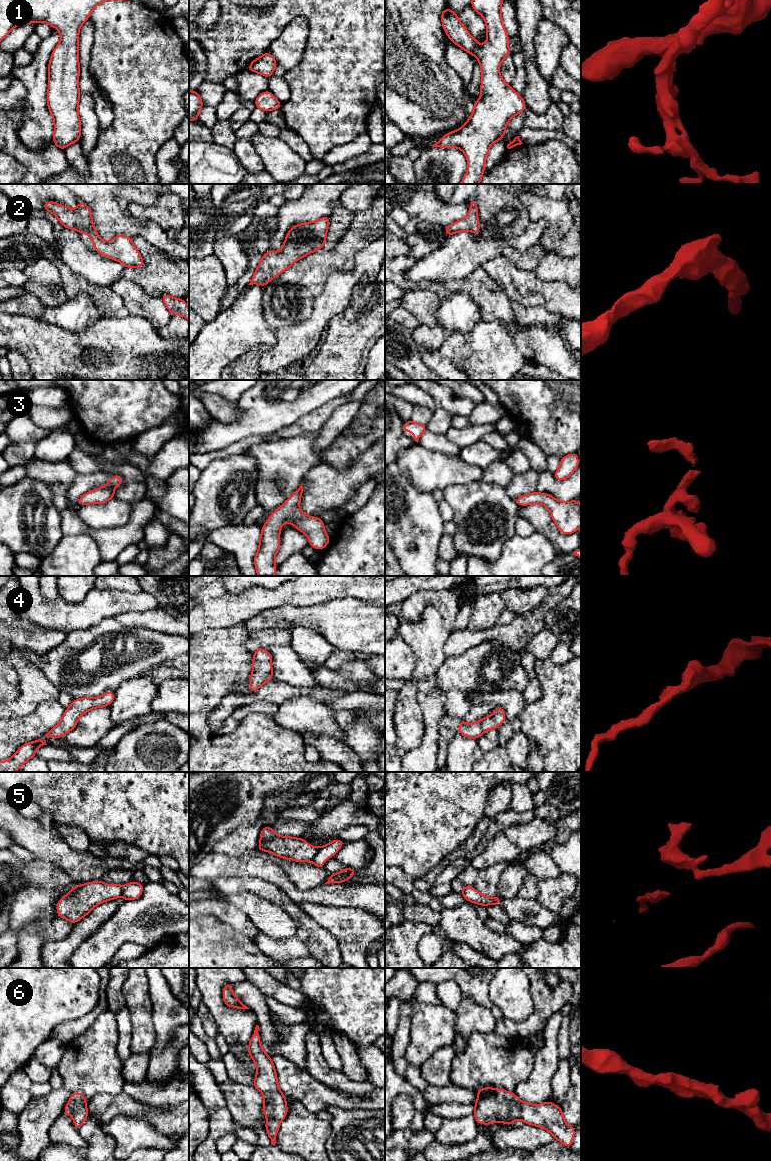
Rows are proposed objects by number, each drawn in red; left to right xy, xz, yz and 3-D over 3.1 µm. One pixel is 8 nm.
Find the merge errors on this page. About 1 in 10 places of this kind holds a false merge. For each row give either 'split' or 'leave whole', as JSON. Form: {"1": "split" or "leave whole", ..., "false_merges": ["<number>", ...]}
{"1": "leave whole", "2": "leave whole", "3": "leave whole", "4": "leave whole", "5": "split", "6": "leave whole", "false_merges": ["5"]}

